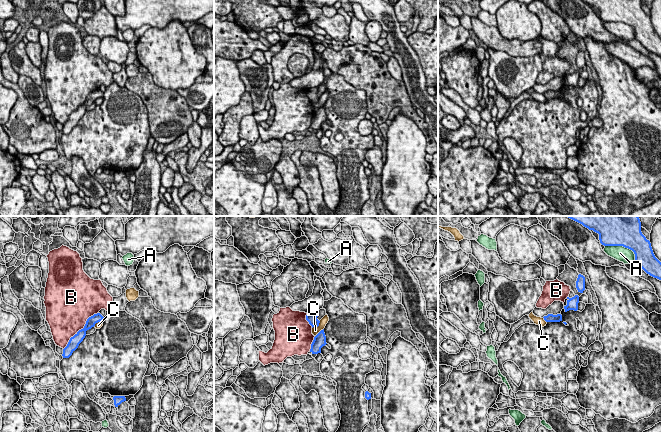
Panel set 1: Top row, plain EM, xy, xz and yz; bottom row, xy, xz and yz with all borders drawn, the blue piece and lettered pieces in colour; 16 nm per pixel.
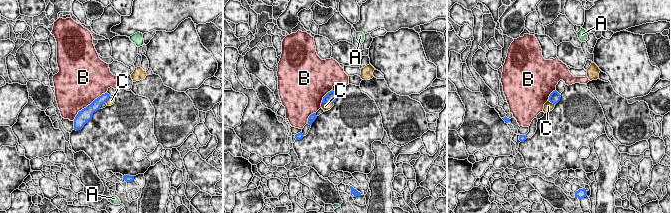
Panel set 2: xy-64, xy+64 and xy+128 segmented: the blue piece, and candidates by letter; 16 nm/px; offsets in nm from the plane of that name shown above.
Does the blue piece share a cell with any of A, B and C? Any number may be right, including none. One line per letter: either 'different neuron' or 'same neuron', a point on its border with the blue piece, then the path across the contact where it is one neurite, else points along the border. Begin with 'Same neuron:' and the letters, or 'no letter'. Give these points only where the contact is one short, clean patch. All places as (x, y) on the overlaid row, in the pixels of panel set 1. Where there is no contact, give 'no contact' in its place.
Same neuron: no letter
A: different neuron; contact yz (624, 246)
B: different neuron; contact xy (81, 329)
C: different neuron; contact xz (317, 326); border xz (320, 321), (317, 326), (312, 328)

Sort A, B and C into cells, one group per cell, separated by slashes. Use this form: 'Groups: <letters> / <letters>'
Groups: A / B / C

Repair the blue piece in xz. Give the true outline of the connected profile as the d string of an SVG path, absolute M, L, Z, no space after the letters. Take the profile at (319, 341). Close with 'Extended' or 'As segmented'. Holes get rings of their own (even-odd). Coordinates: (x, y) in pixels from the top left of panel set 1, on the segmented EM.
M323 329L314 337L314 340L311 344L310 352L312 354L321 353L321 348L325 346L326 344L327 344L326 336L325 336L324 329Z. As segmented

